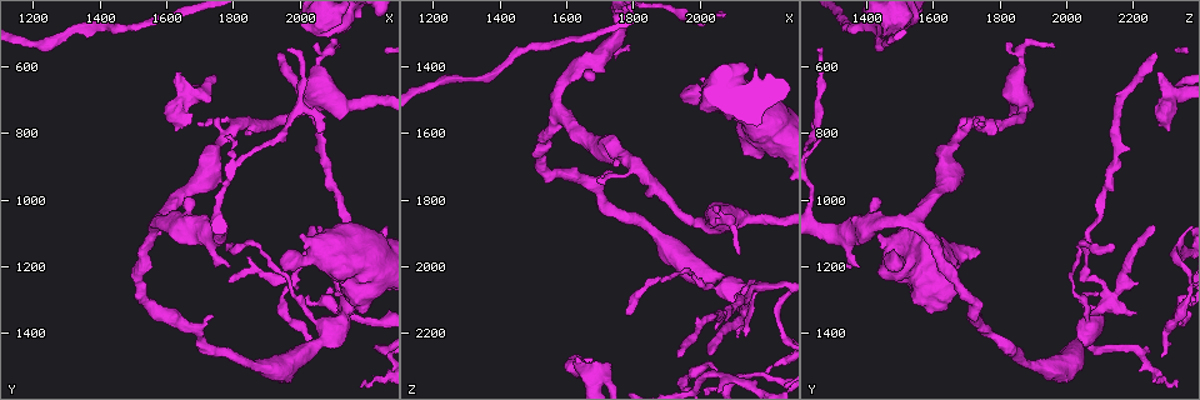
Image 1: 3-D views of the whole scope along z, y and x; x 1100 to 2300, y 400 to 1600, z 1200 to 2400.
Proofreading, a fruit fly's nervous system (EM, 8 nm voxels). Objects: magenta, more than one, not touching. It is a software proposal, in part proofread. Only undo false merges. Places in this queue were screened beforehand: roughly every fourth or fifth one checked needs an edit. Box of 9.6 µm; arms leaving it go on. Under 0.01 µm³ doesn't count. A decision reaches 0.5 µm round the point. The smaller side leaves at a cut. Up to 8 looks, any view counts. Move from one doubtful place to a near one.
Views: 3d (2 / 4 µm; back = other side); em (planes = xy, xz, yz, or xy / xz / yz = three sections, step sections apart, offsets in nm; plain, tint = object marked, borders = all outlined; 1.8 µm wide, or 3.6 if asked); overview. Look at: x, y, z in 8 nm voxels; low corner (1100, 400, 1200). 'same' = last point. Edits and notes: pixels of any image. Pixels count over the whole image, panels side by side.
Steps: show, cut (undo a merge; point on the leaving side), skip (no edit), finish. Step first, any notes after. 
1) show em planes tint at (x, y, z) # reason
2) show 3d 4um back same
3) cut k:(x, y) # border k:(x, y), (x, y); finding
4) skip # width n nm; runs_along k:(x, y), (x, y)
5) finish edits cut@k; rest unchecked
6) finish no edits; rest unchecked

show em xy step 8 tint at (1690, 670, 2340) # calibre changes

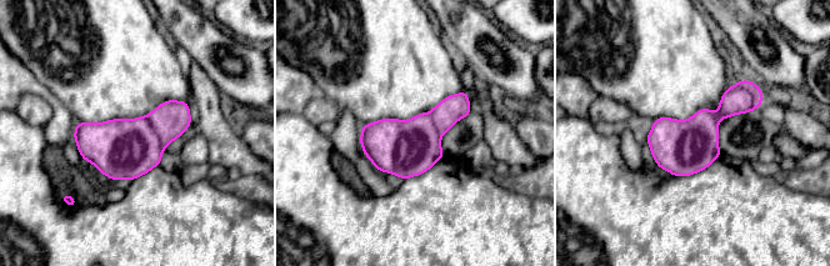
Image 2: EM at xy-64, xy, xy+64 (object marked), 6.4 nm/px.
cut 2:(121, 149) # border 2:(145, 116), (164, 149); a second neuron is stuck on

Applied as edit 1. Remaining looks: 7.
show overview # redraw

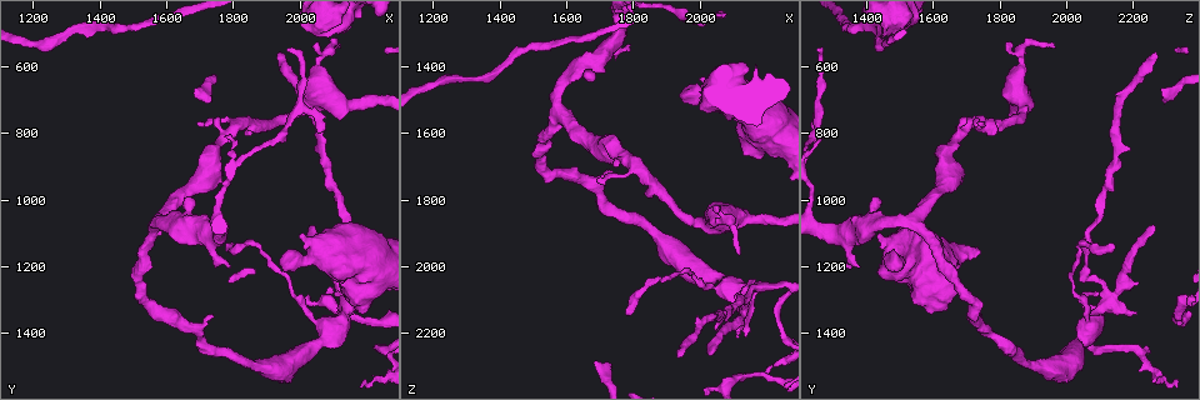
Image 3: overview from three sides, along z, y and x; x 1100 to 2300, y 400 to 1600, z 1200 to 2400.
show em xy step 4 tint at (2130, 1300, 2120) # three arms meet

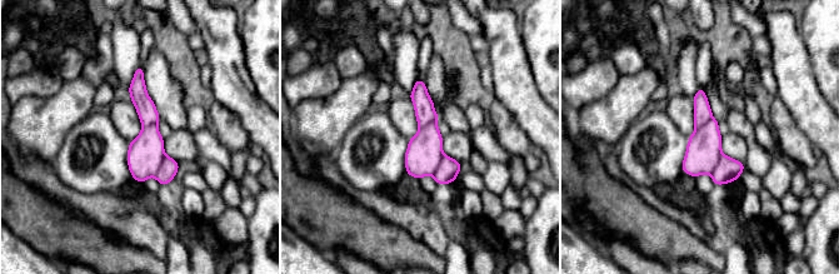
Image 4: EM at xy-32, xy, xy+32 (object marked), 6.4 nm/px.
show em planes borders same # another direction

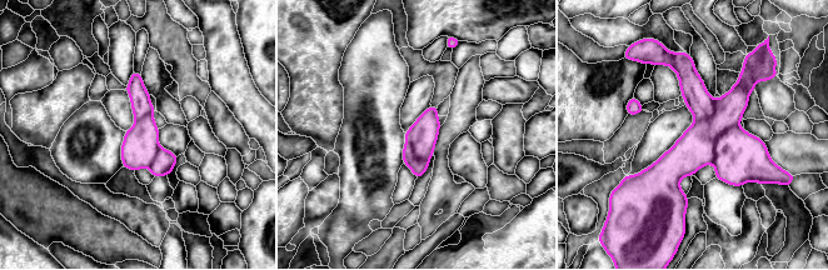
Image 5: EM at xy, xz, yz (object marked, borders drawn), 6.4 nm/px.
cut 5:(739, 158) # border 5:(738, 124), (717, 138), (712, 163); a second neuron is stuck on

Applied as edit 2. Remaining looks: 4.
show 3d 4um at (2200, 1150, 1590) # thick turns thin

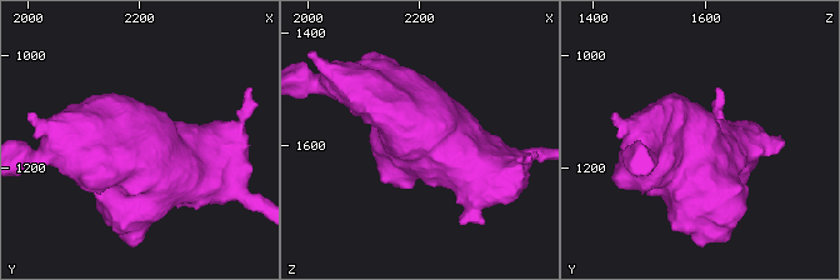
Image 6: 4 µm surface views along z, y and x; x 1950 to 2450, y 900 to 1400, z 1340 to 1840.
show em planes tint at (2205, 1155, 1595)

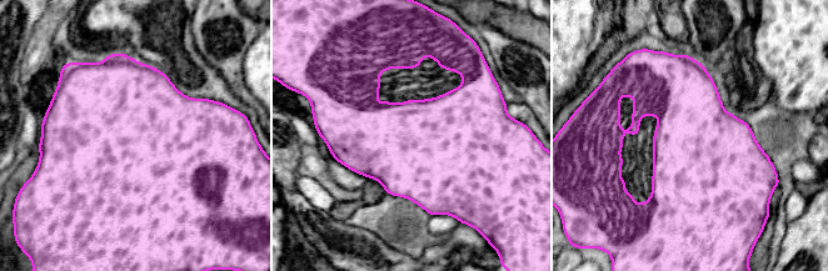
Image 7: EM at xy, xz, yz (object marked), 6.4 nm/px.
skip # all the same neuron

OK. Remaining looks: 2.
finish edits cut@2, cut@5; rest unchecked

